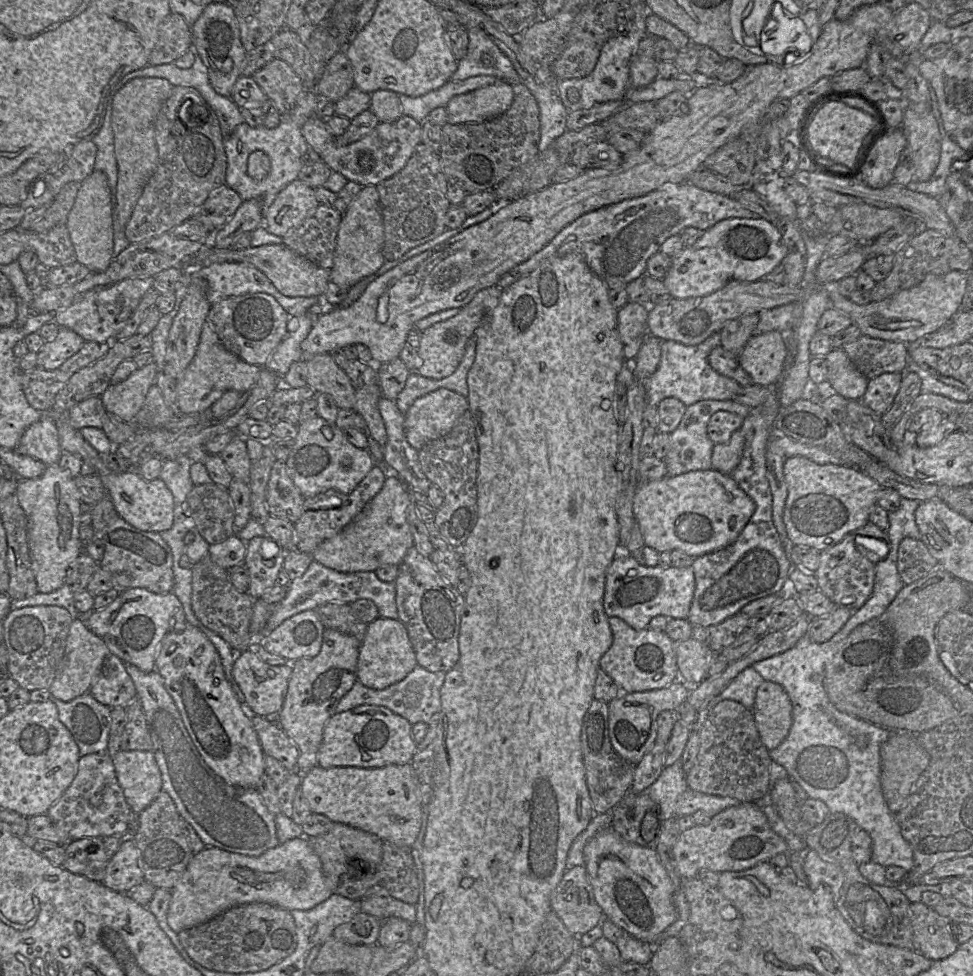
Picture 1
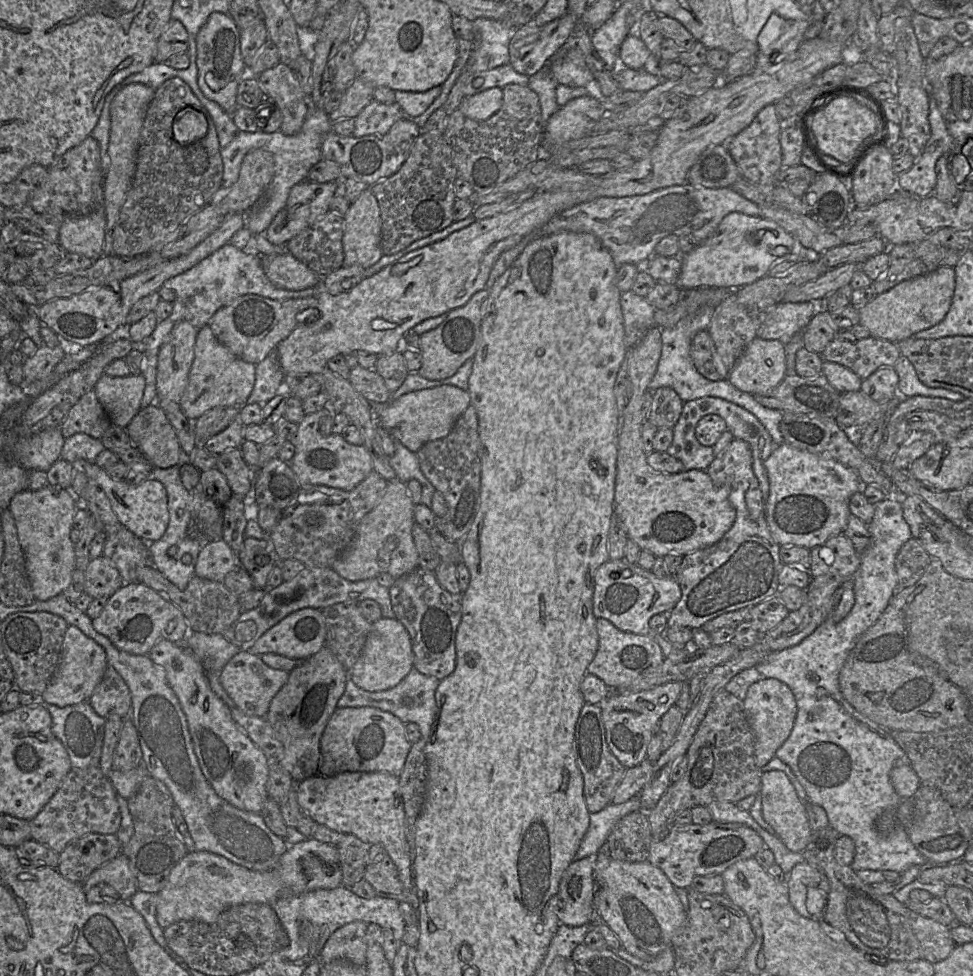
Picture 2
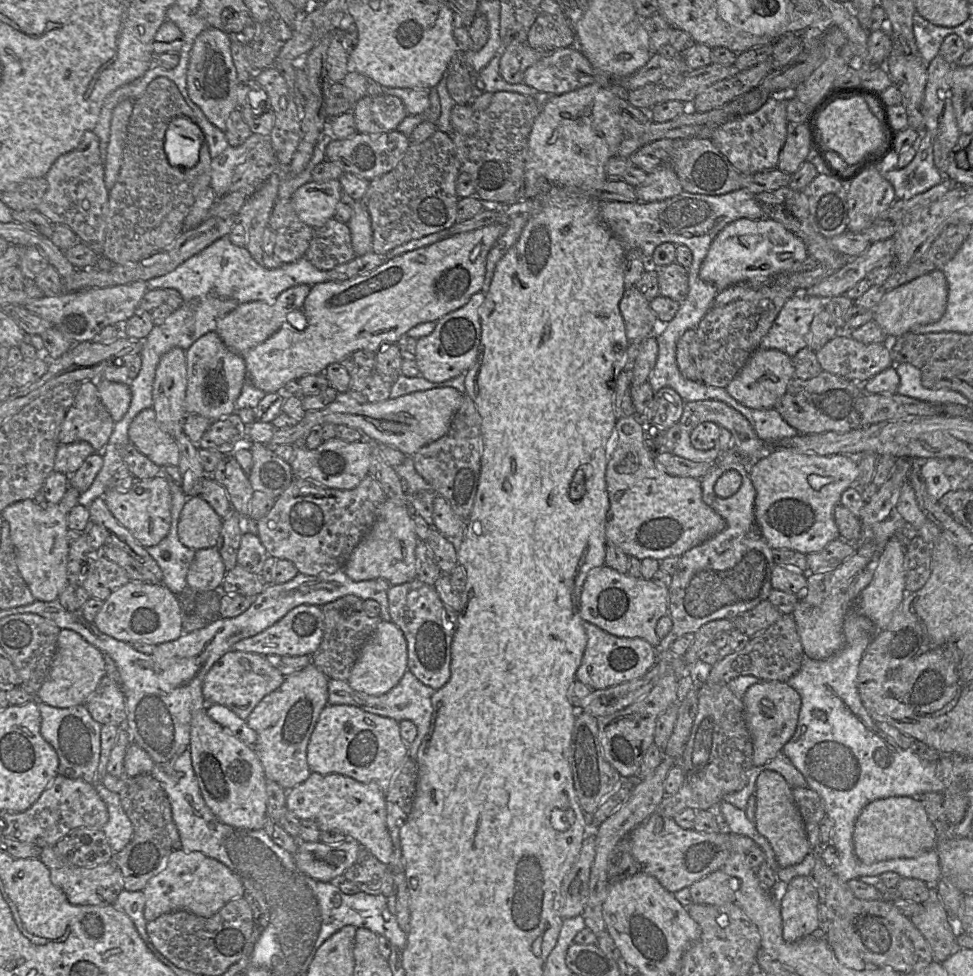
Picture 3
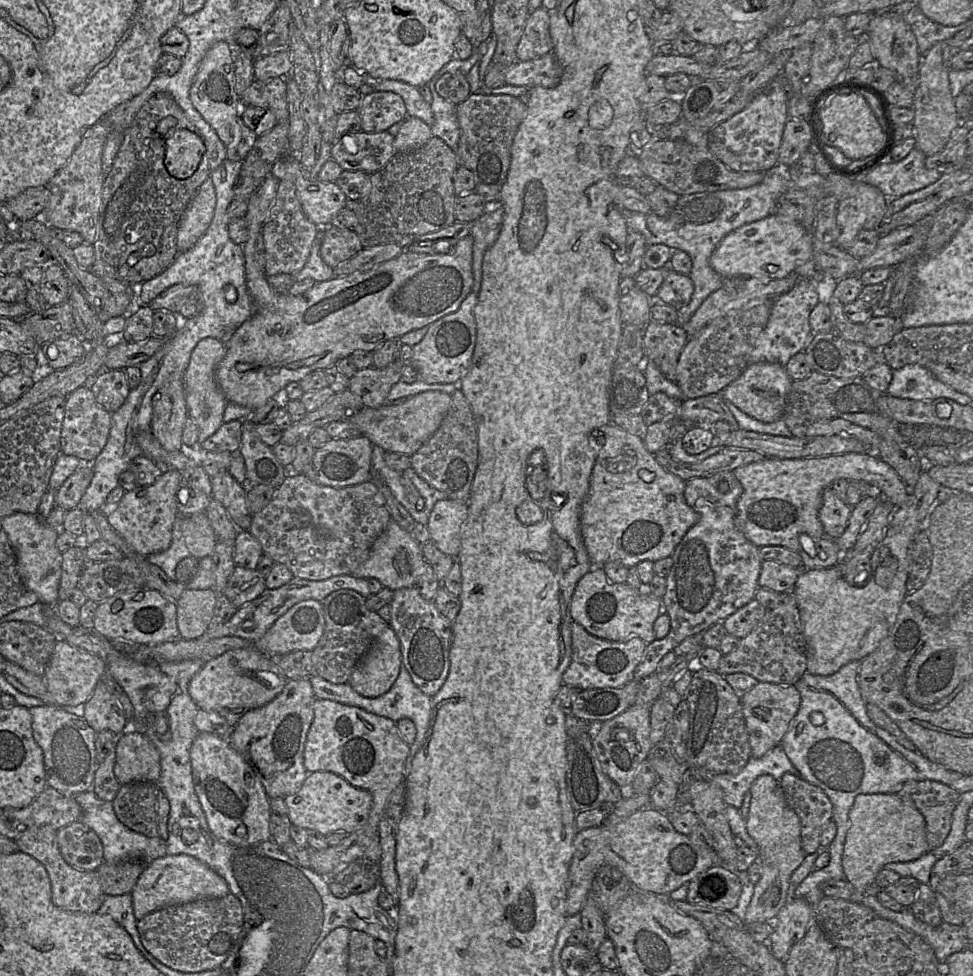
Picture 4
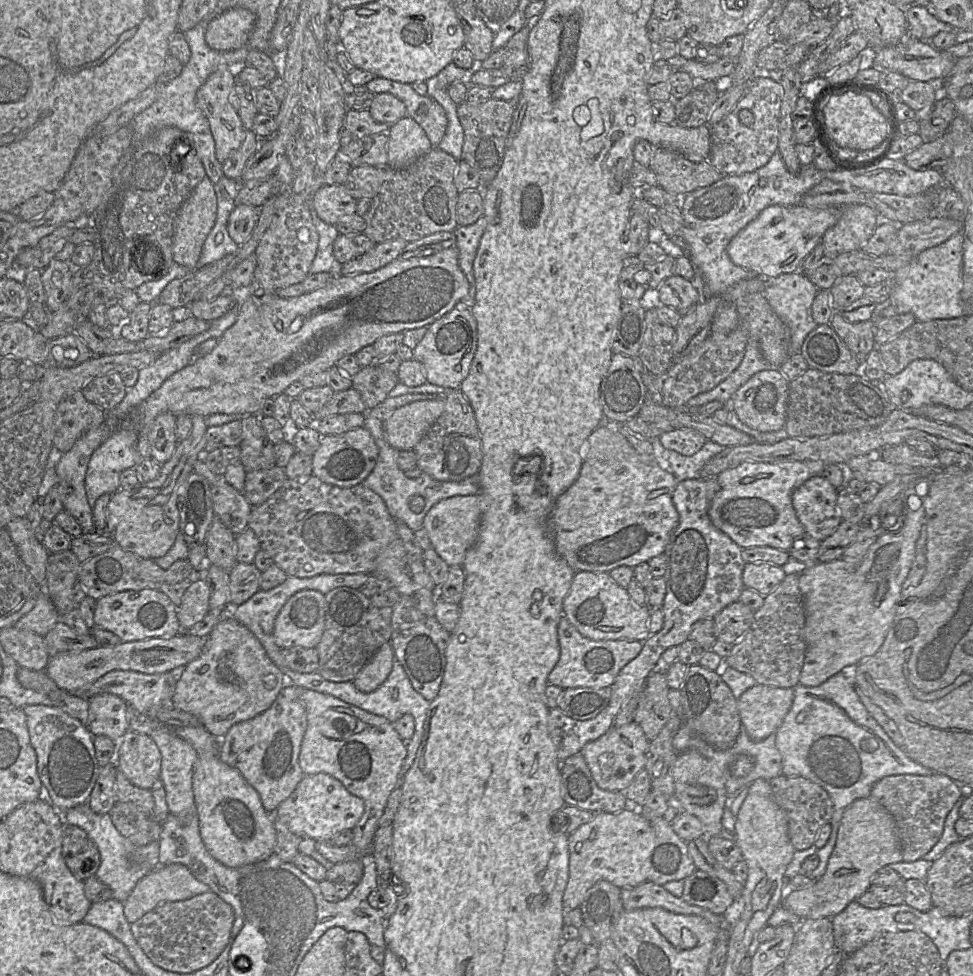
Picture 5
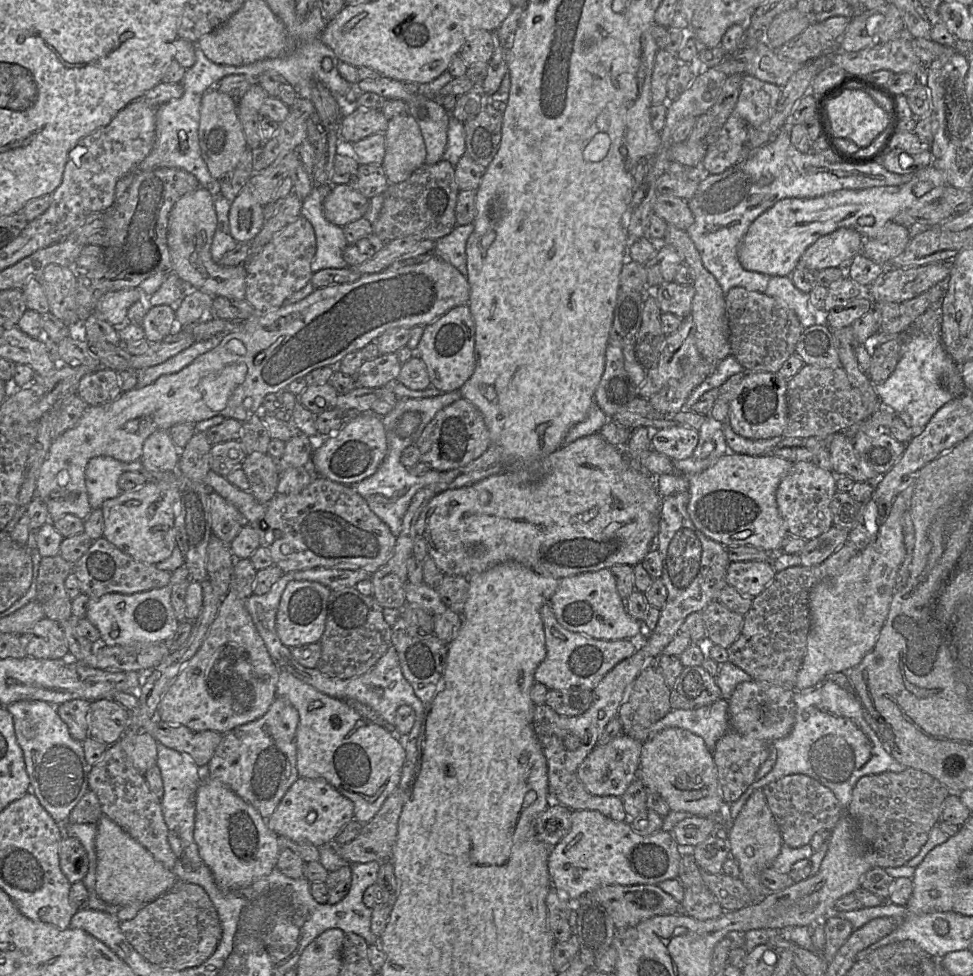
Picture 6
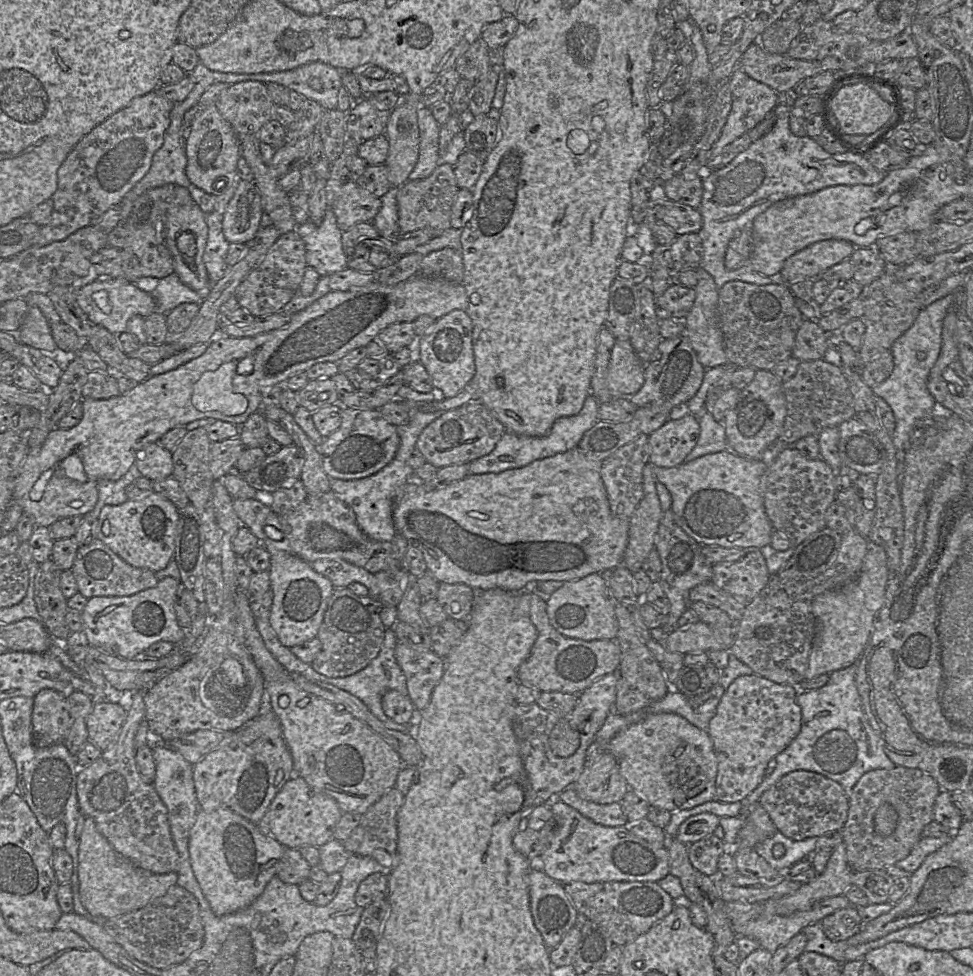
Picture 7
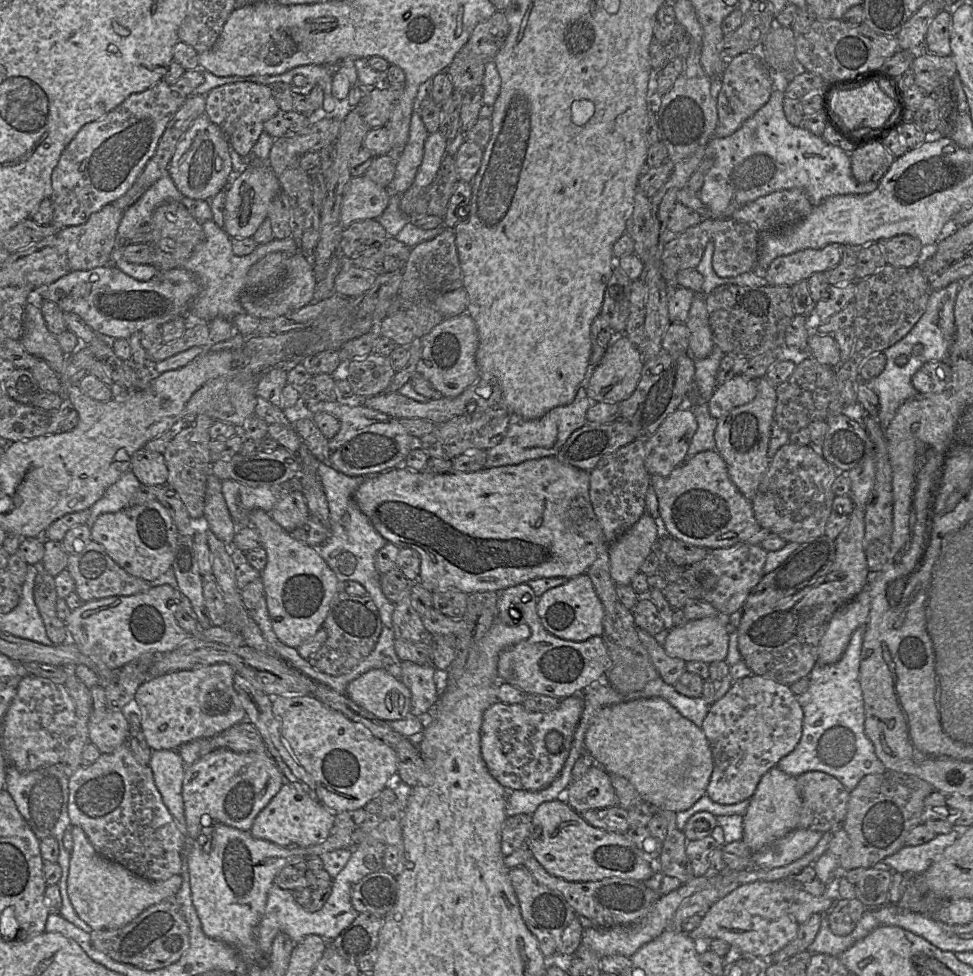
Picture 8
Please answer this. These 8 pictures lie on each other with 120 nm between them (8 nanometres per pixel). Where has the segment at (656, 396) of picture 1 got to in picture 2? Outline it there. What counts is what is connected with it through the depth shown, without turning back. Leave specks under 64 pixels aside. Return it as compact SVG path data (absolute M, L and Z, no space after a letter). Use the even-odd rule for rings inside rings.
M709 305L702 306L695 313L682 318L674 327L661 329L662 352L657 371L649 384L649 391L656 391L661 387L672 388L684 403L702 397L722 398L755 415L767 429L776 446L787 444L780 431L783 412L761 405L756 401L755 396L737 389L727 379L719 381L708 380L695 368L690 355L692 339L698 332L707 331L714 309L715 307Z

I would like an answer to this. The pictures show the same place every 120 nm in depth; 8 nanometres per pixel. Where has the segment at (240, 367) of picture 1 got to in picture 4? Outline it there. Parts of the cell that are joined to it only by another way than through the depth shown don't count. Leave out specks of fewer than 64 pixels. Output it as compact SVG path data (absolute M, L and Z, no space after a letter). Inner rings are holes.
M213 337L200 340L193 349L188 367L183 376L188 415L193 418L199 428L197 447L214 434L223 423L223 413L227 398L216 379L216 369L226 353L225 343Z

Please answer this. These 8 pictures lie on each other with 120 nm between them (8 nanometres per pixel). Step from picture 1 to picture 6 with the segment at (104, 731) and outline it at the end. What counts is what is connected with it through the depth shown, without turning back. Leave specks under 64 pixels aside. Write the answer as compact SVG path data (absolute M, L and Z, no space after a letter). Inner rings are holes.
M22 700L6 706L6 709L13 717L16 740L23 751L30 792L57 823L67 819L89 790L88 775L92 766L85 760L82 742L71 737L56 706L47 702Z

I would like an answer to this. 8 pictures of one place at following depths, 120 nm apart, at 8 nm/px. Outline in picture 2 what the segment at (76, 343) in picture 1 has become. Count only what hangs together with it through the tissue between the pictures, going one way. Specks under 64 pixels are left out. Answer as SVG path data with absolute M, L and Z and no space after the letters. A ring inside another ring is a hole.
M43 345L37 348L33 356L27 357L23 363L25 383L32 383L50 375L57 364L64 358L62 347L48 347Z

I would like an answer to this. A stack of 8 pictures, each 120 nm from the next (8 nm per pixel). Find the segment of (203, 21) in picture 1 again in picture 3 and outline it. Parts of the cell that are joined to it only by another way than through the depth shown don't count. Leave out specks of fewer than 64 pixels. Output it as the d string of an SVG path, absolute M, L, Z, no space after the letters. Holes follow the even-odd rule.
M208 28L195 39L187 71L189 97L204 113L206 118L226 132L230 114L238 108L236 67L231 55L230 36L216 28Z

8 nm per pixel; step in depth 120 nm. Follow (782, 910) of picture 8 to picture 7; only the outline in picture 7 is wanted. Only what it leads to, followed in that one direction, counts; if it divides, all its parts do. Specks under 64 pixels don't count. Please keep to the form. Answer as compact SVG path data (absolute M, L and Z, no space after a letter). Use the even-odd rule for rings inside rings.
M839 895L816 902L810 910L796 912L790 916L779 916L766 912L763 903L734 901L726 903L726 914L737 937L751 938L757 941L761 948L774 953L780 947L787 945L793 937L801 933L807 926L821 922L826 916L850 905L847 897Z

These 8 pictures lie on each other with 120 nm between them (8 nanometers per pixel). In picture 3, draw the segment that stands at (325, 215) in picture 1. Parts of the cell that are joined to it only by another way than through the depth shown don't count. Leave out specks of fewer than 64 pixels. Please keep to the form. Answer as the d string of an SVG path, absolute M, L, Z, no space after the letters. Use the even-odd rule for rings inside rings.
M331 218L321 227L313 229L304 257L317 269L329 272L356 257L347 224Z

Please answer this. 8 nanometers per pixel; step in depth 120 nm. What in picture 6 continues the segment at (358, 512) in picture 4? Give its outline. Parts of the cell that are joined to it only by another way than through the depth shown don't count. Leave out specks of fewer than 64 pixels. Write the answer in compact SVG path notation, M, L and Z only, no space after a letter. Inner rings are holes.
M315 476L297 494L277 494L266 505L263 521L253 524L260 547L270 554L283 573L329 568L364 570L373 574L392 555L396 537L371 511L353 486Z

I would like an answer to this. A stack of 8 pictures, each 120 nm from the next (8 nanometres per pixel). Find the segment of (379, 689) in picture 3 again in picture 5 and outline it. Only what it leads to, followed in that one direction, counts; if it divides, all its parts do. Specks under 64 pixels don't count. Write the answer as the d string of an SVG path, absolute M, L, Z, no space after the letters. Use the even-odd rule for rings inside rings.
M391 642L383 644L352 681L361 692L376 690L389 676L395 659Z

